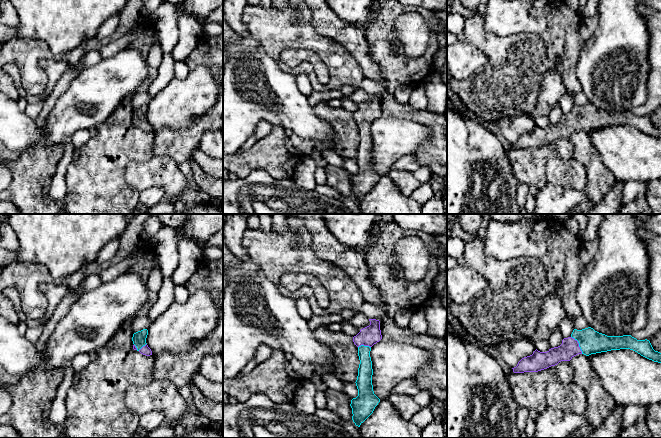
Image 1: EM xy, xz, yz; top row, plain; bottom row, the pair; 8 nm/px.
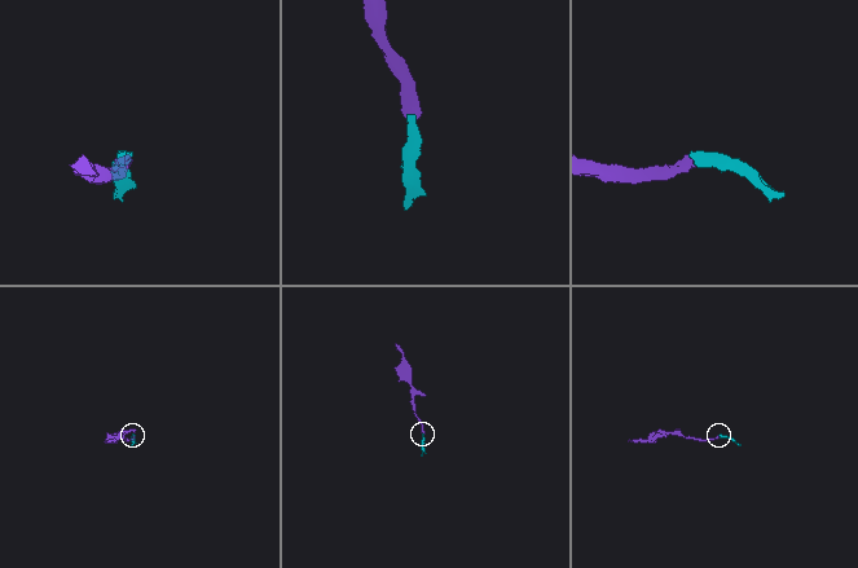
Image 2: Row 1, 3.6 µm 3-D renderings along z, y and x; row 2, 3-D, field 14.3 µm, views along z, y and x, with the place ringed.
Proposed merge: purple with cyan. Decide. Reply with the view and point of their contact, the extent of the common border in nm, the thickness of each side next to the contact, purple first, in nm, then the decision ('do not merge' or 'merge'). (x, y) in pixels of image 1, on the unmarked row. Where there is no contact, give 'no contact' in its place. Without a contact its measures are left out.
yz (578, 120) | 170 nm | 150/190 nm | merge

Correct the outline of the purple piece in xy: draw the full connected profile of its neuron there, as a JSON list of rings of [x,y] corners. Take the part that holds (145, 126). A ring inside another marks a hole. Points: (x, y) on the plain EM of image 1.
[[[143,105],[133,110],[133,125],[139,127],[141,130],[150,132],[152,131],[151,125],[148,123],[146,119],[146,114],[148,111],[148,106]]]

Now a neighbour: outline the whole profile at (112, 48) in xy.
[[[142,28],[136,30],[132,34],[124,35],[101,47],[99,51],[100,51],[102,59],[114,56],[125,47],[128,47],[129,43],[139,34],[151,35],[150,32],[146,32]]]

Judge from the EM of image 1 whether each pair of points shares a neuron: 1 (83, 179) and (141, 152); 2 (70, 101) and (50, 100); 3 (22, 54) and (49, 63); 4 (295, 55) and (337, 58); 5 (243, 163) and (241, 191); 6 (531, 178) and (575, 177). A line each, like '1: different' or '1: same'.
1: same
2: different
3: different
4: different
5: different
6: different

